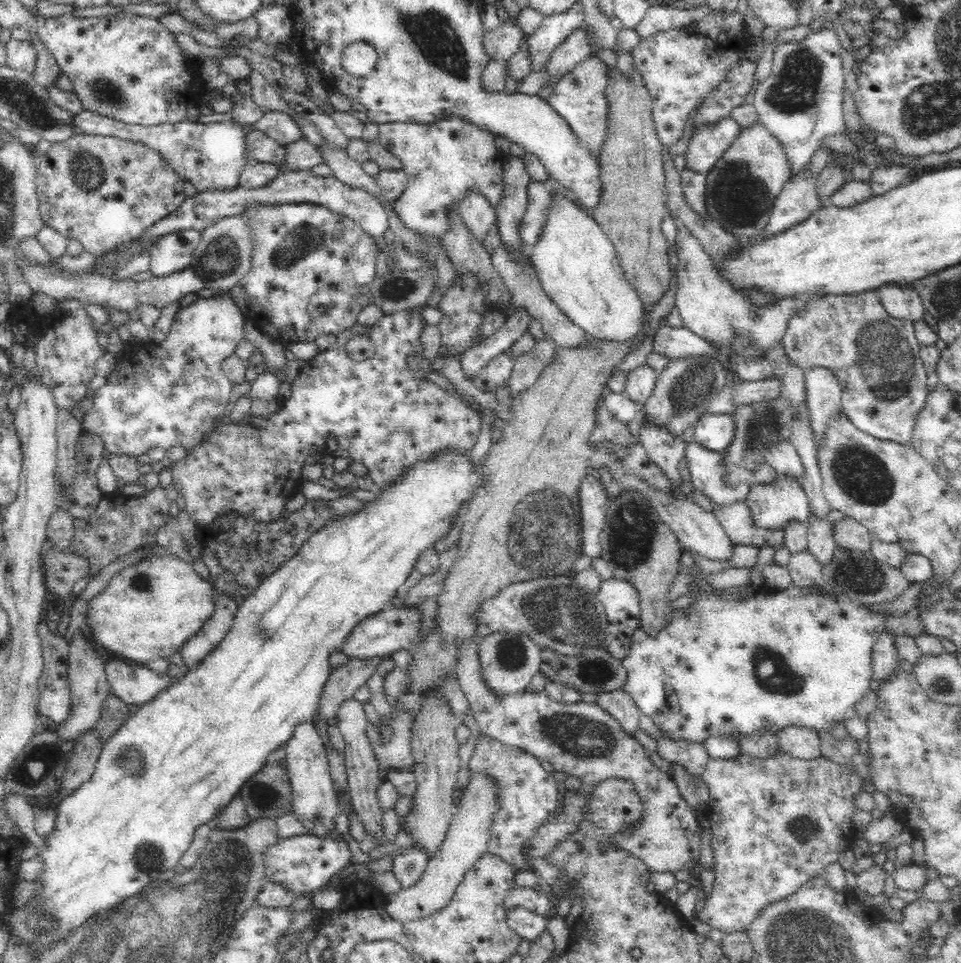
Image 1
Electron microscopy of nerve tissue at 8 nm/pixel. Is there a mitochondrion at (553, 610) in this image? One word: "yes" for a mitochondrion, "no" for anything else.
yes

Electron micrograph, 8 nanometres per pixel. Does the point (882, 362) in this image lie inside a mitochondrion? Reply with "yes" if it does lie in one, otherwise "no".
yes

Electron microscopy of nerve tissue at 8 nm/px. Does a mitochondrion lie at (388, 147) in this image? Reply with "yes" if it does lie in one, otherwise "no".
no

